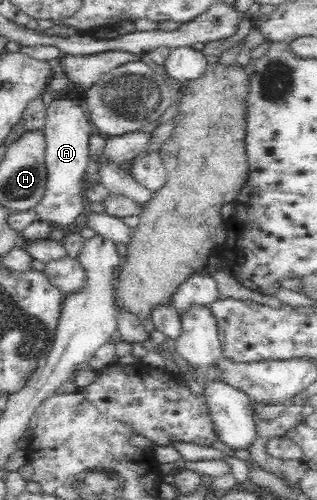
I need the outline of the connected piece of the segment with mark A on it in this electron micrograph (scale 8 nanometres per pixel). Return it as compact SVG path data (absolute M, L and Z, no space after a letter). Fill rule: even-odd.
M63 92L61 97L54 97L45 108L43 131L46 138L47 188L41 202L33 209L38 214L38 220L66 229L87 210L84 175L89 162L89 137L95 132L95 127L85 111L84 103L67 98L66 92Z

